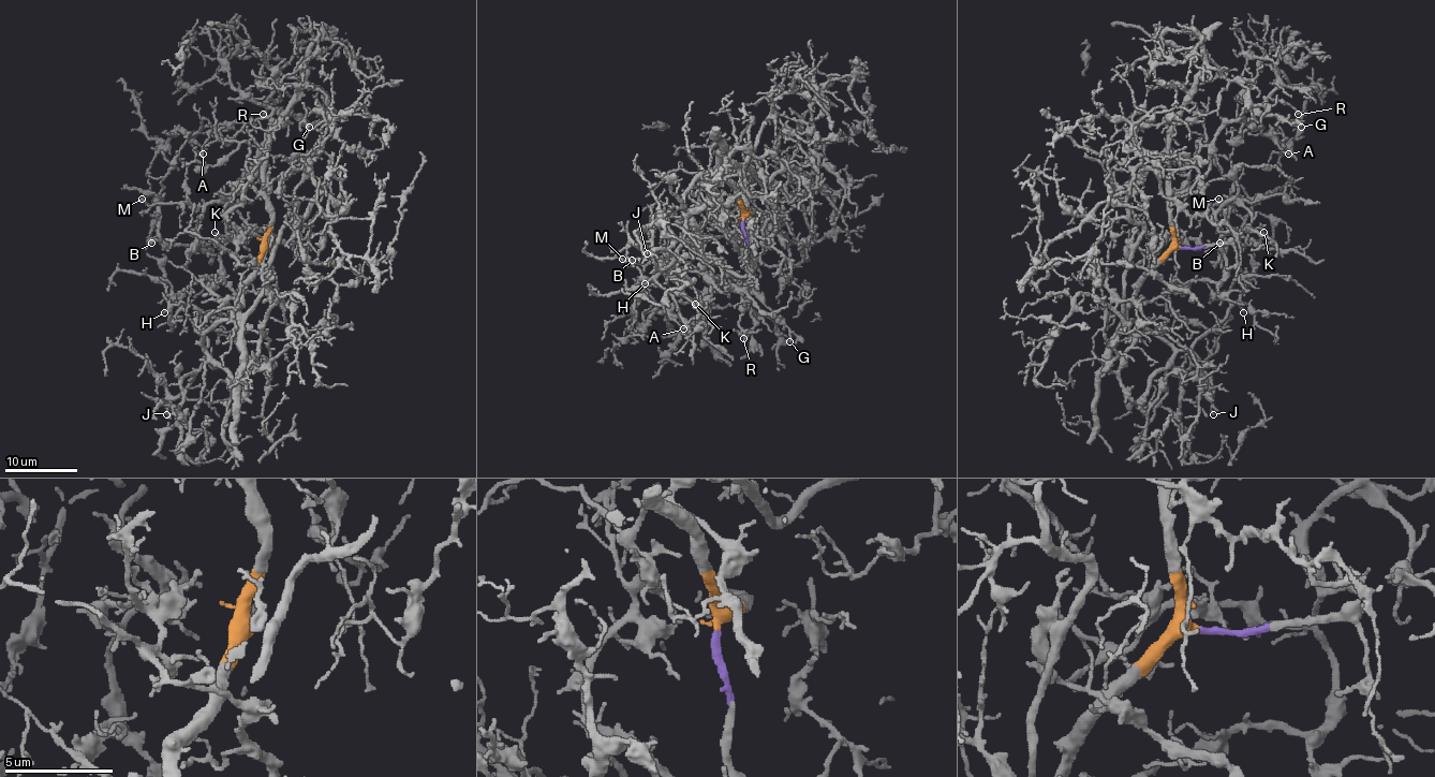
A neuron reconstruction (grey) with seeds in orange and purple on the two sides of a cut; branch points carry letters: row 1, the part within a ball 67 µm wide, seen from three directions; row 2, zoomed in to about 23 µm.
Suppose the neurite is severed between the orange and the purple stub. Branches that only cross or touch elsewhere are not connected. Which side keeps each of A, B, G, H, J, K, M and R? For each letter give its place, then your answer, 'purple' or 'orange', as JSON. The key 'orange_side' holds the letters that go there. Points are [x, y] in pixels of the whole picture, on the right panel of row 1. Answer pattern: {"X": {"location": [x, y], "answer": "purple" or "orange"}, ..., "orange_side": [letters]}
{"A": {"location": [1288, 154], "answer": "orange"}, "B": {"location": [1219, 243], "answer": "purple"}, "G": {"location": [1301, 127], "answer": "orange"}, "H": {"location": [1243, 312], "answer": "orange"}, "J": {"location": [1213, 414], "answer": "orange"}, "K": {"location": [1263, 232], "answer": "purple"}, "M": {"location": [1218, 199], "answer": "purple"}, "R": {"location": [1298, 114], "answer": "orange"}, "orange_side": ["A", "G", "H", "J", "R"]}

